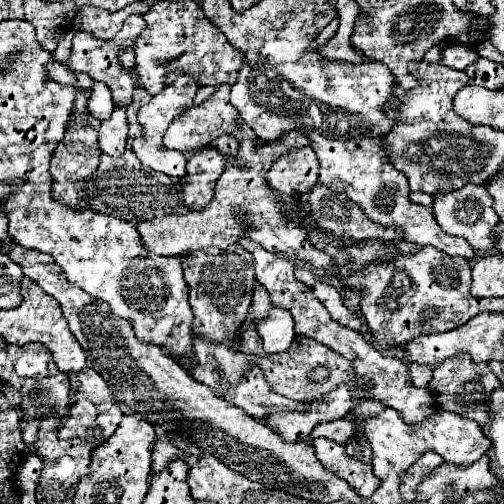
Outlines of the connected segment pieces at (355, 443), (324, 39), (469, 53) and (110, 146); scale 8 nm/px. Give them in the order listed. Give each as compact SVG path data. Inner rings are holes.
M356 430L356 432L346 440L344 450L346 450L352 458L356 458L356 460L360 460L360 462L370 462L370 458L372 458L370 444L368 444L368 440L366 440L366 436L364 436L362 430Z
M337 17L333 19L315 38L315 41L324 45L336 34L337 32Z
M446 46L442 50L442 54L440 54L438 64L454 68L454 70L464 70L468 64L472 64L476 60L478 60L478 54L474 50L470 50L470 48L464 48L464 46Z
M114 108L112 116L100 126L100 150L110 156L122 156L128 136L126 108Z

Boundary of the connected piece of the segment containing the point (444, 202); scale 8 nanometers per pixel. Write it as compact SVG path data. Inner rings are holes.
M466 184L460 190L446 192L442 196L434 196L434 216L438 224L452 236L462 236L474 250L490 250L496 246L494 228L498 226L500 218L494 212L492 196L488 194L486 186L474 186Z

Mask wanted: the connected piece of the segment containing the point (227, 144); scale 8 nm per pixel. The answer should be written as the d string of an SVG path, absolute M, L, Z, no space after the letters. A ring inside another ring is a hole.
M220 136L220 138L216 138L216 148L220 150L220 152L226 152L226 154L236 154L236 150L238 150L238 142L236 142L236 138L232 138L232 136Z

